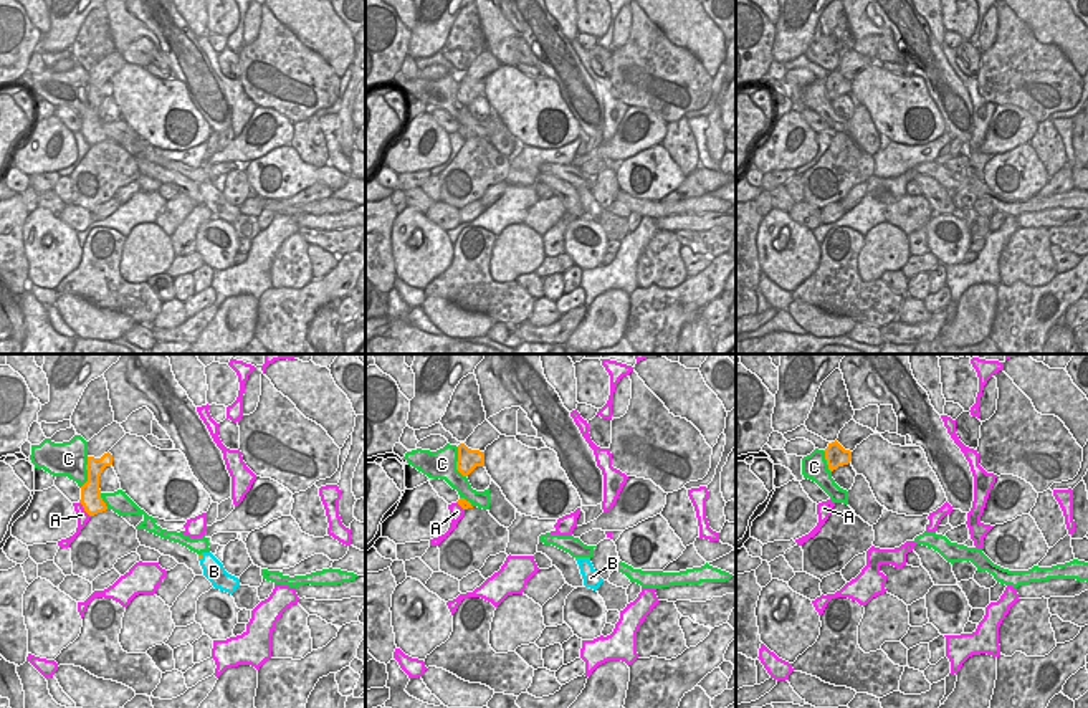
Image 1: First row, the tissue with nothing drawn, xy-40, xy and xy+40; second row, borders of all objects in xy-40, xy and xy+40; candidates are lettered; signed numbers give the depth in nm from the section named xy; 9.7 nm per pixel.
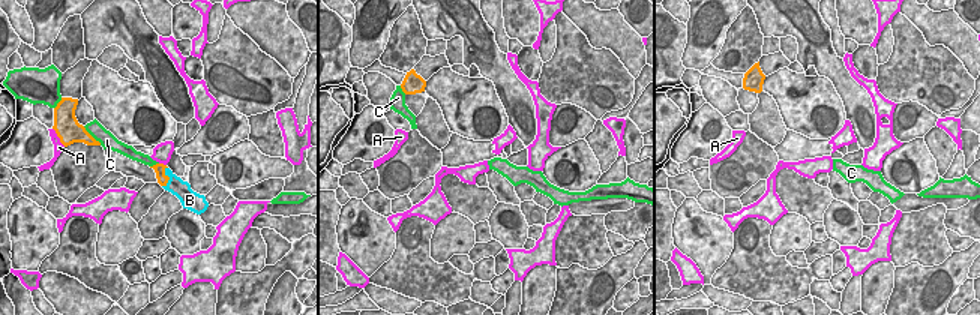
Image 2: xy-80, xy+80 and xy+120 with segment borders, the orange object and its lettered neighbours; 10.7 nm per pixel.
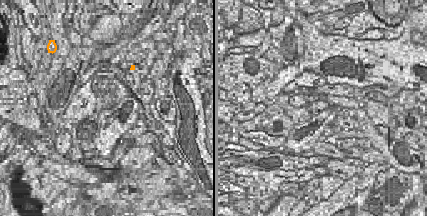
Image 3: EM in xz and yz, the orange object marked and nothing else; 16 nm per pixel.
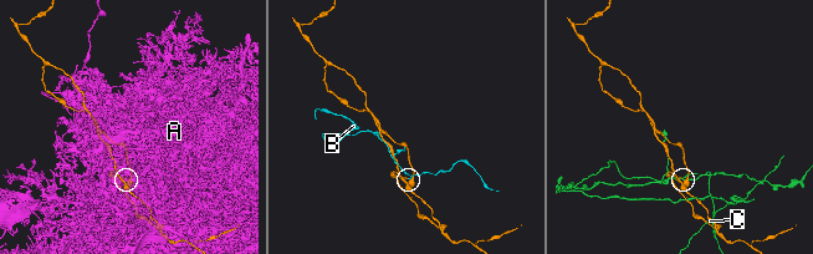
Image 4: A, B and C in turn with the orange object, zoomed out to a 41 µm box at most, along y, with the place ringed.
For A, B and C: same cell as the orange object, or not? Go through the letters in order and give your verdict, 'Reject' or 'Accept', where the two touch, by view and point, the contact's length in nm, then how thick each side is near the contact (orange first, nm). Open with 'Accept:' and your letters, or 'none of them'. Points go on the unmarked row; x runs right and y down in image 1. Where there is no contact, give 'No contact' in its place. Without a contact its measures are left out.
Accept: none of them
A: Reject. Touches orange at xy-40 (85, 139). Shared border 190 nm. Thickness 200 nm (orange) against 120 nm
B: Reject. Touches orange at xy-40 (199, 187). Shared border 70 nm. Thickness 30 nm (orange) against 200 nm
C: Reject. Touches orange at xy (457, 91). Shared border 320 nm. Thickness 200 nm (orange) against 280 nm.

